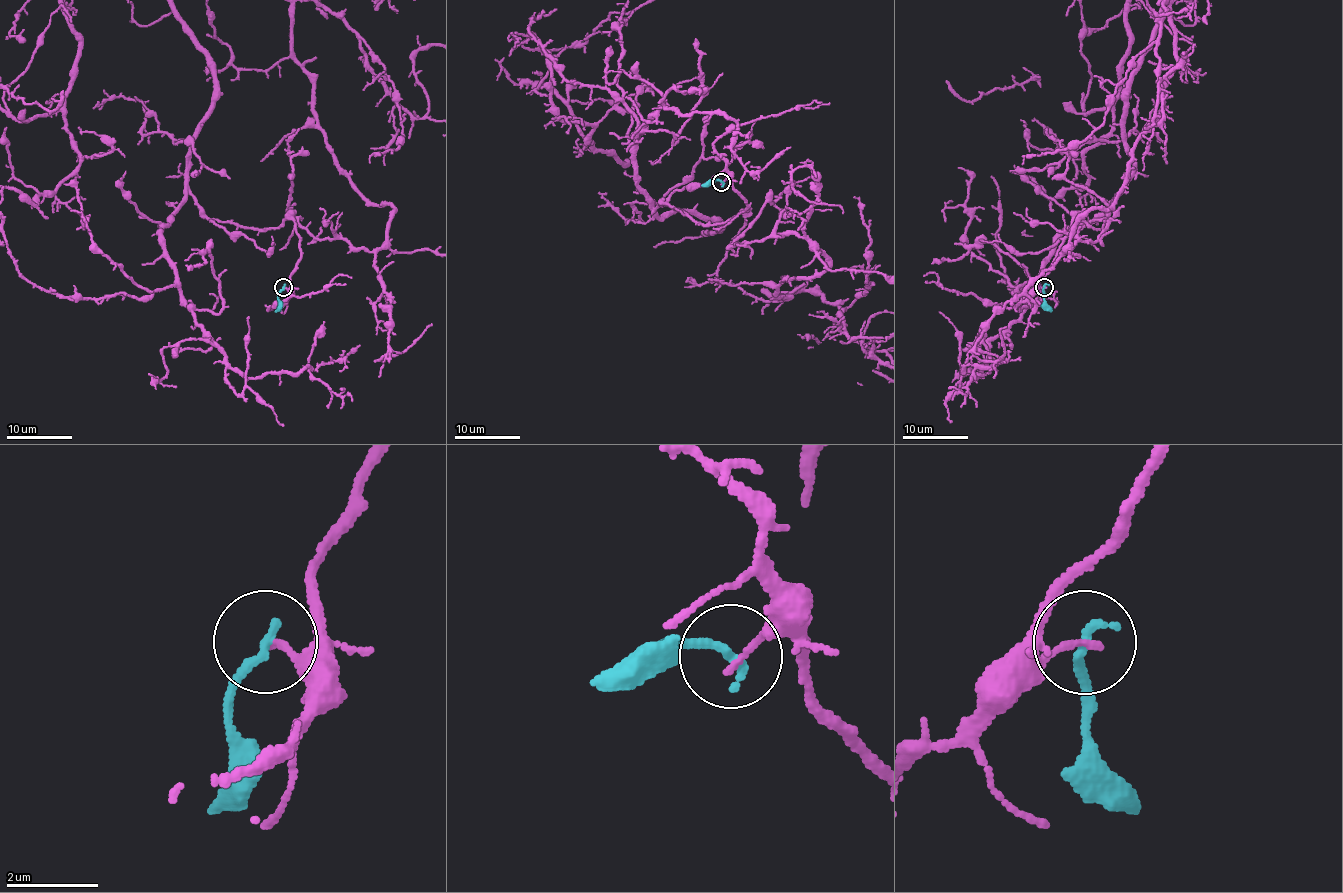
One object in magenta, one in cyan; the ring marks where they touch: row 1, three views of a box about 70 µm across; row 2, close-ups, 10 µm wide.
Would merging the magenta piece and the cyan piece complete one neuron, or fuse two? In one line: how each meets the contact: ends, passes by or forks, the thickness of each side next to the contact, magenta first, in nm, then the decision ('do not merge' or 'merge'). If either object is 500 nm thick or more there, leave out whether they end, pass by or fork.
magenta ends there; cyan ends there; 120 nm thick on the magenta side, 240 nm on the other; do not merge

